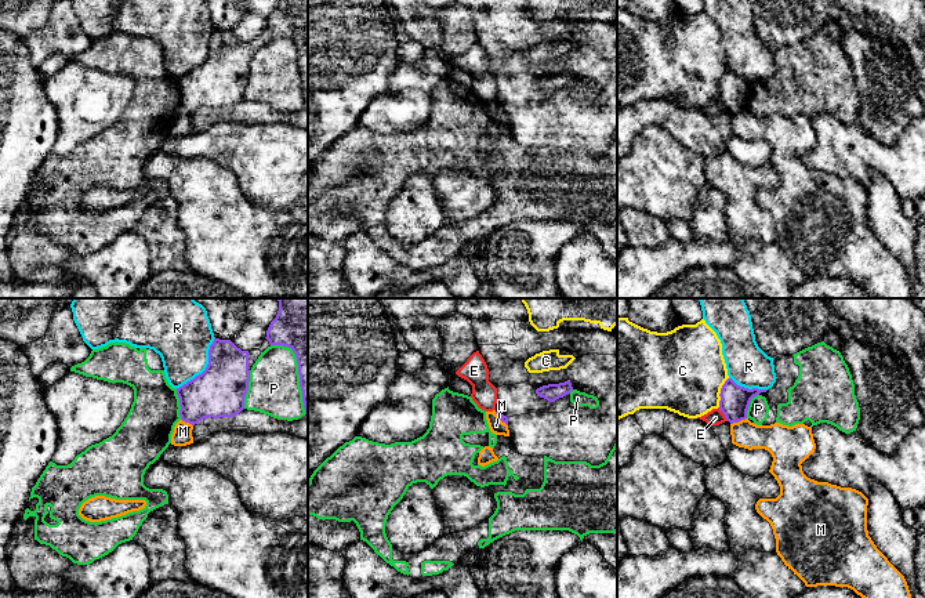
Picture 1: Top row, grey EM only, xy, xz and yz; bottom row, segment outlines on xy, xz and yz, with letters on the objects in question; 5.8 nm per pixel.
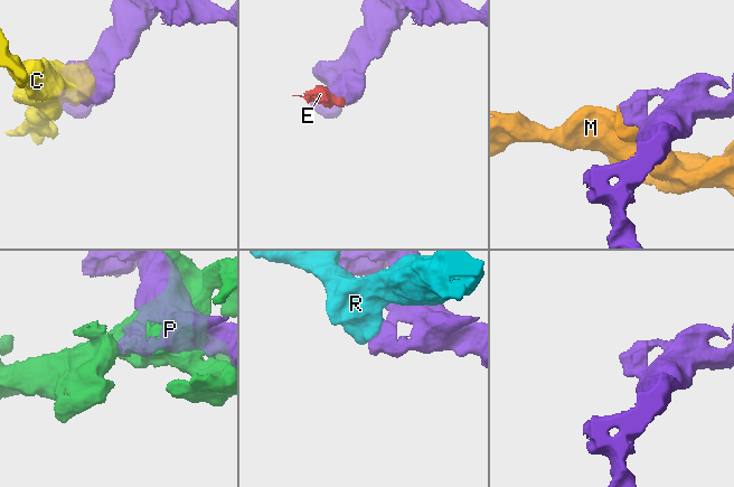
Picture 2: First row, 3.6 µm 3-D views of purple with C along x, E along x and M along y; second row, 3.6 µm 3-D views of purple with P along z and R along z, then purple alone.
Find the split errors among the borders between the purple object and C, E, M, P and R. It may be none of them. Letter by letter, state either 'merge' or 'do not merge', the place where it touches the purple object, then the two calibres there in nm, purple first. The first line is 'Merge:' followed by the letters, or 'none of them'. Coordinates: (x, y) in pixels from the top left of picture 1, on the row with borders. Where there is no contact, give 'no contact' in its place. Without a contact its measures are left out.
Merge: none of them
C: do not merge | yz (721, 392) | 170/480 nm
E: do not merge | yz (724, 413) | 170/90 nm
M: do not merge | yz (737, 421) | 170/180 nm
P: do not merge | xy (247, 388) | 300/300 nm
R: do not merge | xy (206, 368) | 300/360 nm

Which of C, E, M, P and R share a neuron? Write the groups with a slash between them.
C / E / M / P / R

